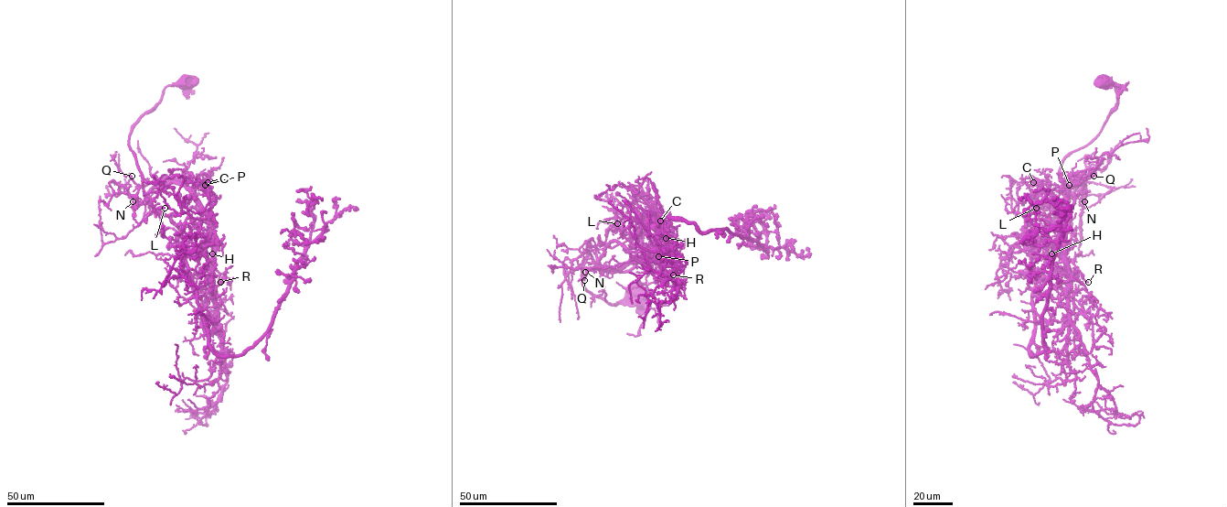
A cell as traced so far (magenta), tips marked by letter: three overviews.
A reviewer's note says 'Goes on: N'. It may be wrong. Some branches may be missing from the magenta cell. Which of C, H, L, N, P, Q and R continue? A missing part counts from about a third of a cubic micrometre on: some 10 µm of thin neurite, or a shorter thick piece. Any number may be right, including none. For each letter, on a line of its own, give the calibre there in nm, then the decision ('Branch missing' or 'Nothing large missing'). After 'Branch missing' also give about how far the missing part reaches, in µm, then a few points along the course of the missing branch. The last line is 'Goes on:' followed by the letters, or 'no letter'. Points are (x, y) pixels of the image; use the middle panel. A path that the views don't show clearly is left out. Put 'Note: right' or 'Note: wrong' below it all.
C: Thickness 280 nm. Nothing large missing
H: Thickness 320 nm. Nothing large missing
L: Thickness 240 nm. Nothing large missing
N: Thickness 200 nm. Branch missing. Missing length about 30 µm
P: Thickness 150 nm. Nothing large missing
Q: Thickness 200 nm. Branch missing. Missing length about 30 µm. Course of what is missing: (584, 280), (583, 288), (570, 307), (570, 314)
R: Thickness 200 nm. Nothing large missing
Goes on: N, Q
Note: wrong

